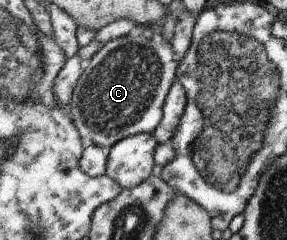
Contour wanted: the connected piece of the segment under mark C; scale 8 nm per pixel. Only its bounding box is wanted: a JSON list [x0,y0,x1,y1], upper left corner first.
[68,25,180,147]

